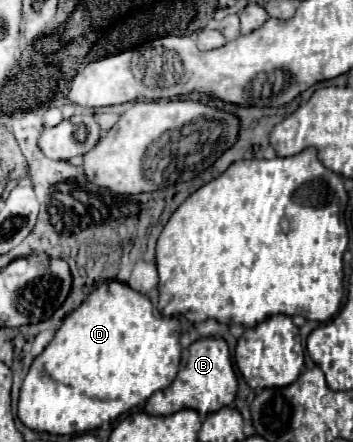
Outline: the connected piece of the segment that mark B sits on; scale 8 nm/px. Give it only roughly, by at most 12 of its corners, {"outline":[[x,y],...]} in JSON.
{"outline":[[222,337],[182,351],[172,385],[144,411],[200,415],[230,405],[238,391]]}

